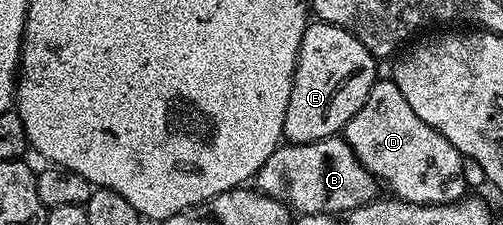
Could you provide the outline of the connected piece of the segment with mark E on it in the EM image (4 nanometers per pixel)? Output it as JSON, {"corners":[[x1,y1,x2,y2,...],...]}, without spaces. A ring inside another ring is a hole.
{"corners":[[308,21,305,32,301,36,293,88,289,92,289,108,285,108,284,139,288,143,309,144,322,138,336,137,342,131,344,124,357,112,357,108,365,104,377,80,375,66,377,66,377,59,371,55,369,48,365,48,365,44,361,44,361,40,357,40,357,36,353,36,345,28,328,22]]}

